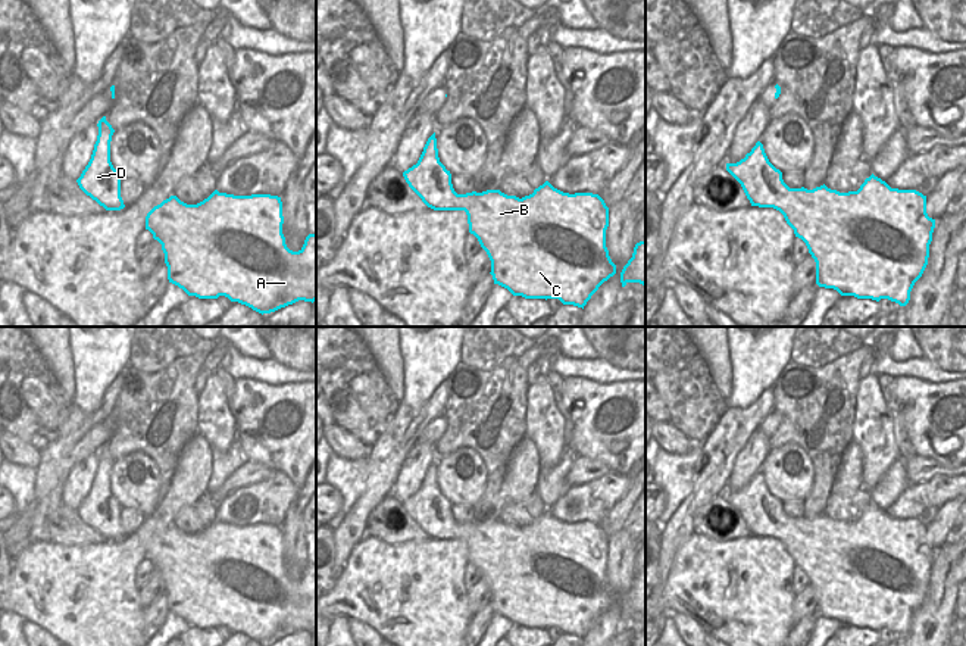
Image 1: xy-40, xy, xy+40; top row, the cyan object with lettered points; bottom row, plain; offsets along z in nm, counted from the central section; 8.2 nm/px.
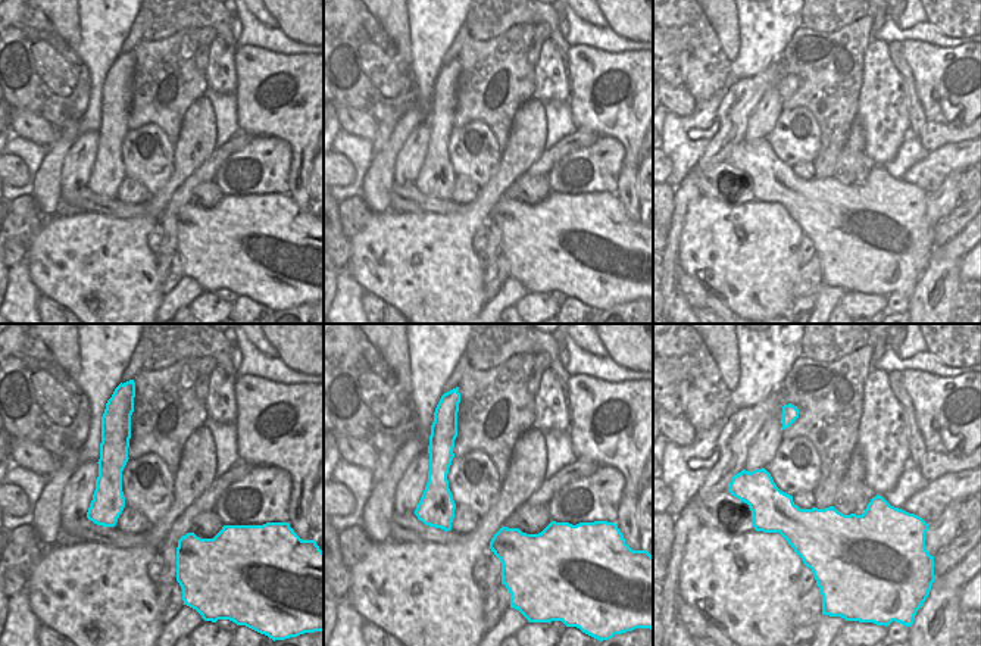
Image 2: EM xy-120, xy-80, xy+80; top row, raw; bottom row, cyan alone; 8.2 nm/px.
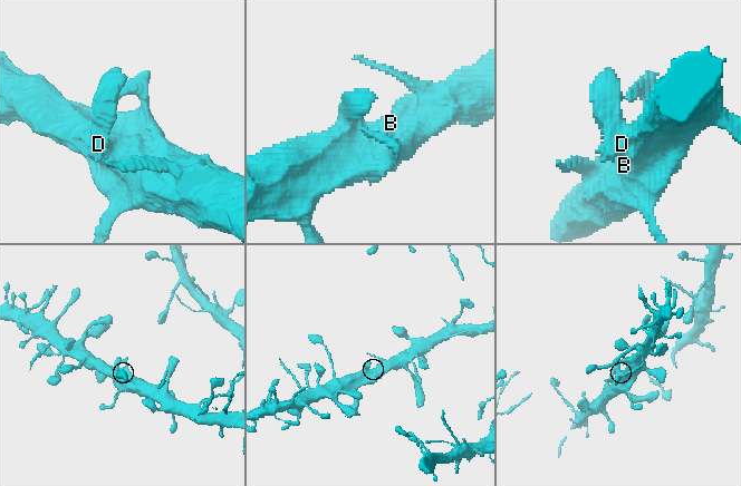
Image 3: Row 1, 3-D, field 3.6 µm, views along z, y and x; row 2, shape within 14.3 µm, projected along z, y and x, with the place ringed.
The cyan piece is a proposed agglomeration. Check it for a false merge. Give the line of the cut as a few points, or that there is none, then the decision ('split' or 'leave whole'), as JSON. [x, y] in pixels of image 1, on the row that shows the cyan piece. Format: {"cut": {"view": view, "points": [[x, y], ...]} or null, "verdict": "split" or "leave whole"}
{"cut": null, "verdict": "leave whole"}

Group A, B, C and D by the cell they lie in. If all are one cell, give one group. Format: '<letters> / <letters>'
A B C D

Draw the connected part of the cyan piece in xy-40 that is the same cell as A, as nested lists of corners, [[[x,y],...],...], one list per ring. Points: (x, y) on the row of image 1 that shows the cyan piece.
[[[215,190],[197,205],[187,205],[171,196],[154,206],[146,216],[146,230],[162,244],[169,283],[198,299],[228,297],[259,313],[271,313],[298,300],[316,300],[316,234],[309,234],[303,247],[293,252],[282,234],[282,202],[278,196],[234,196]]]

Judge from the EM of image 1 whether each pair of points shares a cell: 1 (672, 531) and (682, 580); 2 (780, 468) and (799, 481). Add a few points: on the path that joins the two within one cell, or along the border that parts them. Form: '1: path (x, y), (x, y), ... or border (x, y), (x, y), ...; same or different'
1: border (694, 533), (678, 551), (669, 577), (663, 584); different
2: path (784, 471), (794, 481); same

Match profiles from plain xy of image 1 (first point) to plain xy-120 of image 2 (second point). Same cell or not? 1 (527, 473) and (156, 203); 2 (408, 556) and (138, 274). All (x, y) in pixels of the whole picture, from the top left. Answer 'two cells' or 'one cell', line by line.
1: one cell
2: one cell

